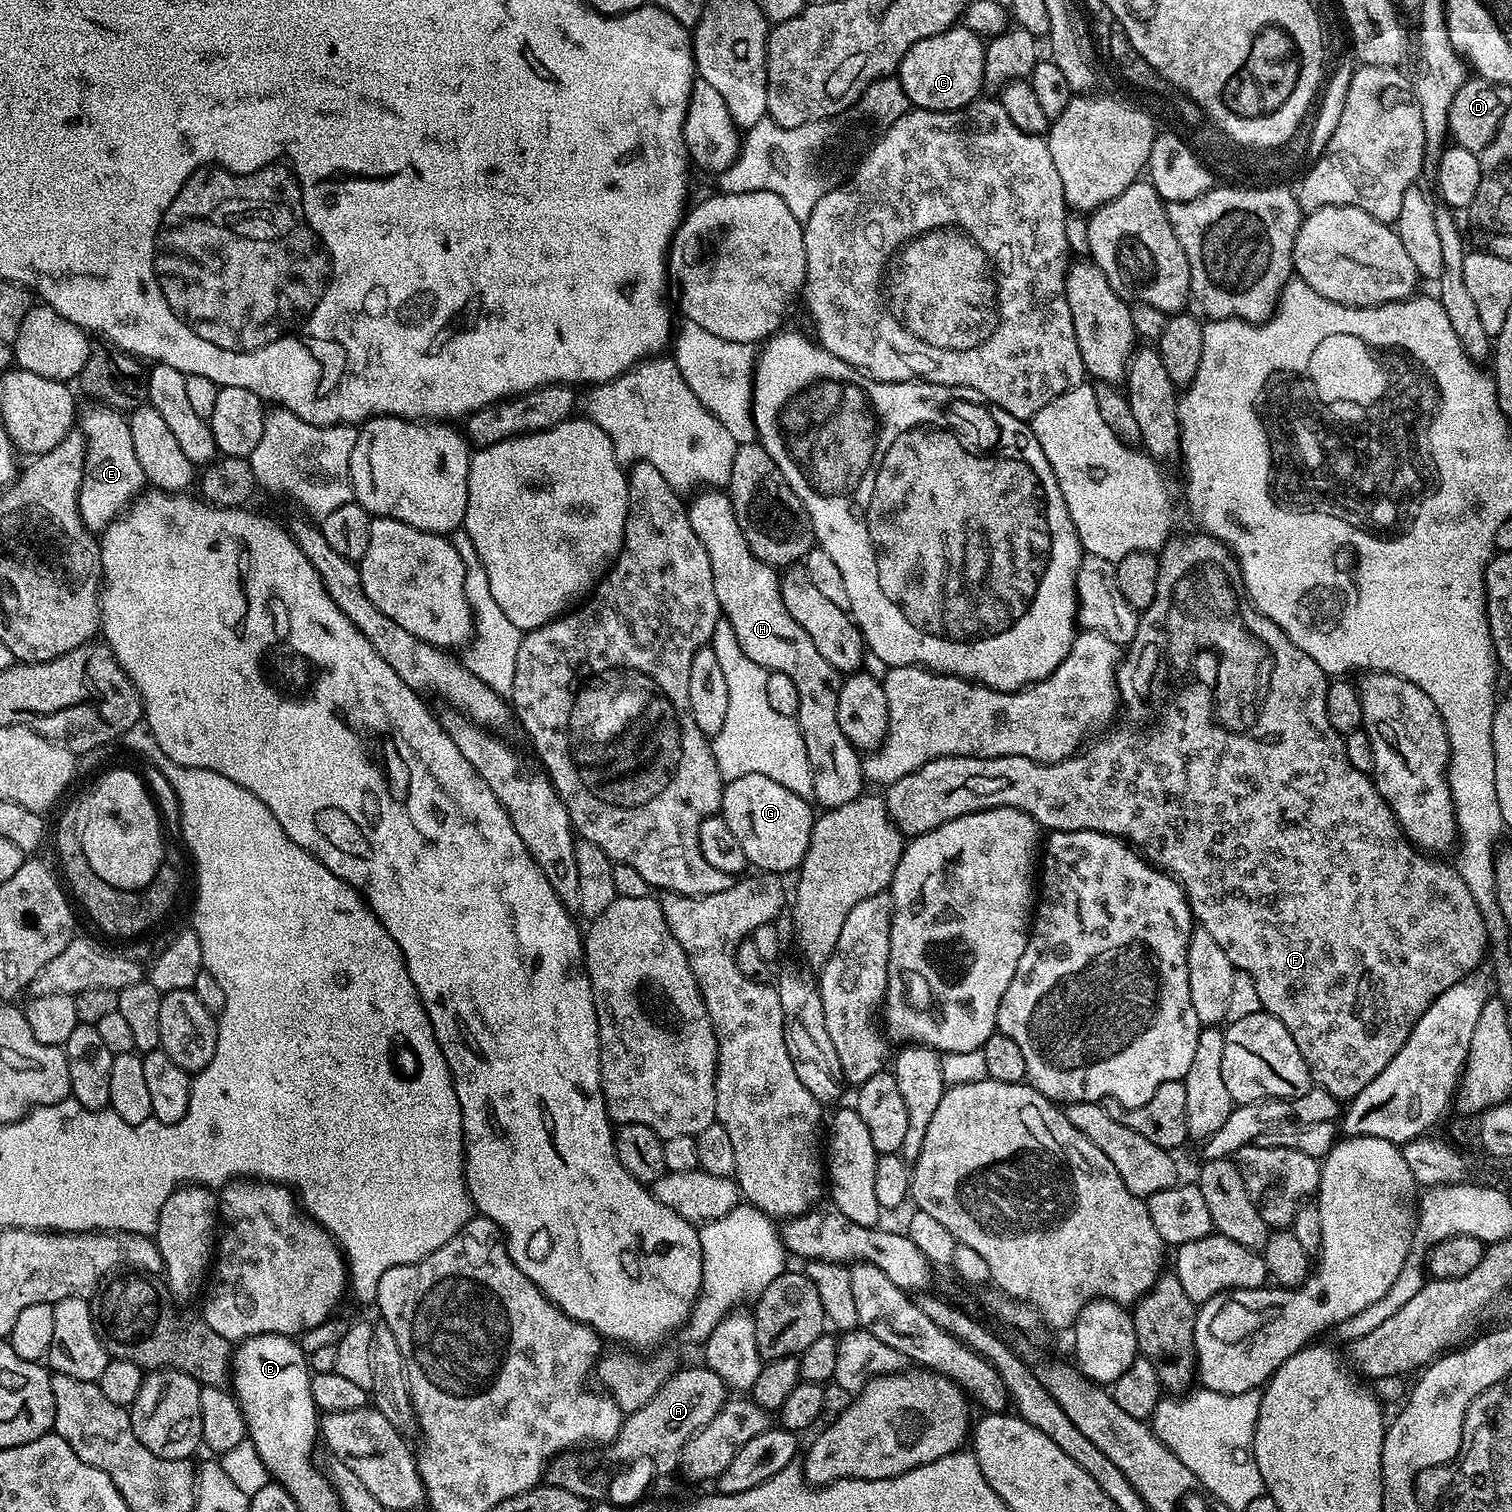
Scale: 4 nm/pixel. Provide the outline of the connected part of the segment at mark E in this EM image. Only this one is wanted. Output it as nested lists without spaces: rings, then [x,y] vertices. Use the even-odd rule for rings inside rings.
[[[100,402],[93,405],[85,412],[83,409],[78,416],[79,431],[88,440],[78,506],[84,527],[93,534],[100,534],[140,495],[146,481],[142,466],[138,466],[138,454],[134,454],[134,442],[130,439],[125,413]]]

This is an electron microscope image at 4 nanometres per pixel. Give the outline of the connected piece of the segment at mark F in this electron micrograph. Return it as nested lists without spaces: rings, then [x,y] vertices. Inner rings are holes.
[[[1207,534],[1199,535],[1188,536],[1185,540],[1169,539],[1168,543],[1164,545],[1159,553],[1158,590],[1154,594],[1154,602],[1150,602],[1150,606],[1143,609],[1136,626],[1136,637],[1132,639],[1131,644],[1127,645],[1120,664],[1116,667],[1116,691],[1120,694],[1120,704],[1122,707],[1119,709],[1118,719],[1115,723],[1103,735],[1096,738],[1101,738],[1101,740],[1093,739],[1087,747],[1077,752],[1075,756],[1068,756],[1065,760],[1059,760],[1056,764],[1040,764],[1037,760],[1022,758],[1021,756],[1003,756],[1002,758],[947,756],[946,758],[934,758],[934,762],[926,762],[926,766],[906,774],[906,778],[898,778],[898,782],[887,785],[886,803],[888,806],[888,816],[892,819],[893,824],[904,833],[905,837],[911,838],[926,834],[954,818],[962,818],[962,814],[981,812],[987,808],[1017,808],[1035,818],[1036,823],[1044,830],[1054,832],[1094,830],[1095,832],[1105,832],[1111,836],[1118,836],[1127,840],[1133,848],[1139,851],[1145,860],[1167,872],[1169,876],[1173,876],[1184,887],[1184,892],[1188,896],[1188,904],[1192,908],[1195,923],[1207,930],[1218,942],[1218,946],[1222,946],[1222,951],[1226,953],[1226,958],[1230,958],[1230,962],[1235,966],[1237,973],[1244,975],[1245,972],[1253,980],[1252,988],[1256,991],[1257,998],[1260,999],[1259,1007],[1263,1011],[1269,1012],[1274,1018],[1278,1018],[1278,1022],[1282,1022],[1282,1026],[1286,1026],[1286,1030],[1290,1030],[1290,1038],[1294,1038],[1302,1058],[1308,1063],[1308,1070],[1312,1074],[1313,1085],[1326,1090],[1336,1100],[1347,1102],[1353,1100],[1363,1088],[1370,1086],[1370,1082],[1374,1082],[1374,1078],[1378,1078],[1378,1074],[1382,1074],[1382,1070],[1386,1070],[1386,1066],[1390,1066],[1390,1058],[1394,1058],[1394,1054],[1398,1054],[1398,1050],[1402,1050],[1406,1038],[1410,1038],[1410,1030],[1414,1030],[1418,1018],[1422,1018],[1422,1014],[1428,1009],[1430,1002],[1434,1002],[1434,998],[1438,998],[1438,994],[1450,990],[1450,986],[1454,986],[1459,980],[1464,979],[1465,976],[1472,975],[1473,972],[1481,967],[1480,959],[1484,956],[1484,947],[1490,944],[1490,937],[1484,928],[1482,914],[1474,902],[1474,894],[1470,894],[1470,890],[1466,890],[1466,882],[1462,882],[1461,873],[1457,869],[1455,871],[1452,868],[1447,868],[1440,861],[1443,859],[1433,858],[1431,855],[1417,850],[1412,841],[1400,829],[1400,823],[1396,820],[1396,815],[1390,810],[1390,806],[1384,801],[1380,791],[1377,790],[1375,780],[1372,779],[1369,773],[1362,770],[1354,770],[1354,766],[1350,766],[1350,762],[1346,758],[1344,736],[1336,732],[1334,726],[1330,726],[1330,718],[1326,714],[1326,690],[1330,683],[1328,673],[1322,670],[1322,666],[1318,666],[1318,662],[1314,662],[1314,658],[1310,658],[1310,654],[1298,650],[1298,646],[1294,646],[1294,642],[1290,642],[1290,638],[1286,636],[1277,624],[1272,622],[1270,618],[1262,615],[1252,605],[1247,592],[1244,591],[1244,579],[1240,573],[1240,561],[1236,559],[1235,554],[1222,541],[1216,540]]]

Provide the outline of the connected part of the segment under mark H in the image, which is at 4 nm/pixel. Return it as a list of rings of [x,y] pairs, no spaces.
[[[700,490],[692,498],[692,504],[690,500],[687,505],[690,526],[706,546],[706,554],[710,554],[714,594],[718,594],[723,619],[734,630],[742,654],[769,672],[786,674],[798,690],[798,714],[794,719],[806,742],[815,803],[827,810],[854,802],[854,798],[865,795],[866,781],[861,753],[848,741],[846,734],[842,734],[842,726],[838,726],[841,673],[818,654],[810,634],[806,634],[790,616],[790,610],[786,610],[780,593],[781,577],[773,565],[762,563],[750,550],[727,491]]]

